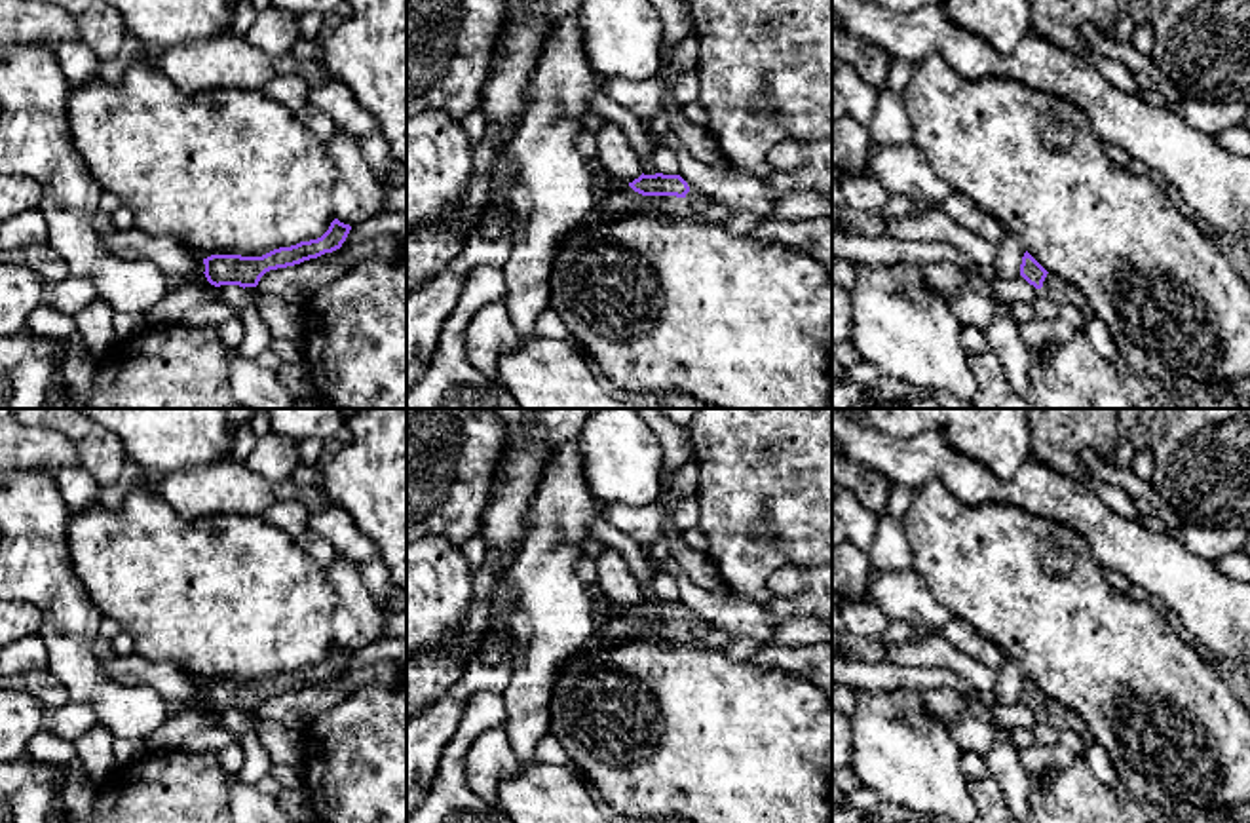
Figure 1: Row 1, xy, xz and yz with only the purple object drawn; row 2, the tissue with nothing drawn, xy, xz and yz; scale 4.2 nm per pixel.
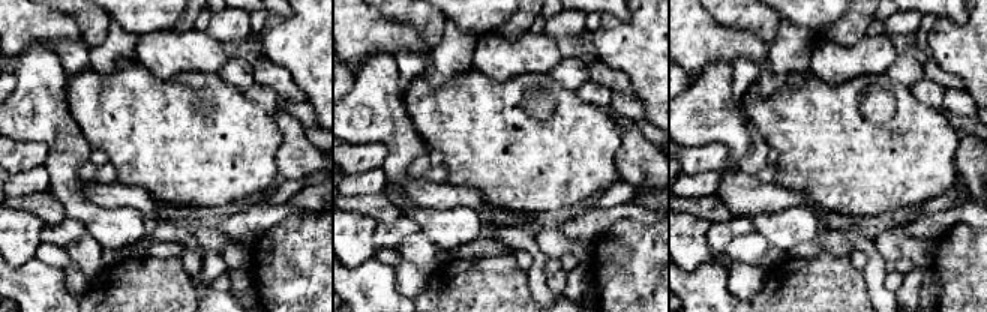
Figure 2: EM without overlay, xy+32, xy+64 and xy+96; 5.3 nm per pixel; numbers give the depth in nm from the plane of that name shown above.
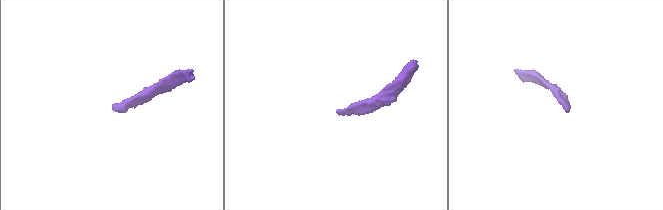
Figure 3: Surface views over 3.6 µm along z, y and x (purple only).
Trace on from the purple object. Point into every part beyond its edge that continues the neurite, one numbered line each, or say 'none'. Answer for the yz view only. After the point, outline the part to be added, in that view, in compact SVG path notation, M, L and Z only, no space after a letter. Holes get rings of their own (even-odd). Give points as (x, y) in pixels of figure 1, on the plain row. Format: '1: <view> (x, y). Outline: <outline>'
1: yz (1060, 717). Outline: M1047 699L1043 715L1056 730L1071 730L1079 734L1087 741L1087 745L1094 743L1092 734L1087 728L1085 720L1075 711L1062 705L1060 701Z

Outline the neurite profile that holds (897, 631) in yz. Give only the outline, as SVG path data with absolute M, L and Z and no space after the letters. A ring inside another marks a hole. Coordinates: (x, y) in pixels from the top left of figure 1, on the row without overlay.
M889 620L889 623L887 623L885 631L880 635L880 639L885 646L891 646L891 644L908 642L925 631L927 629L914 627L900 620Z

